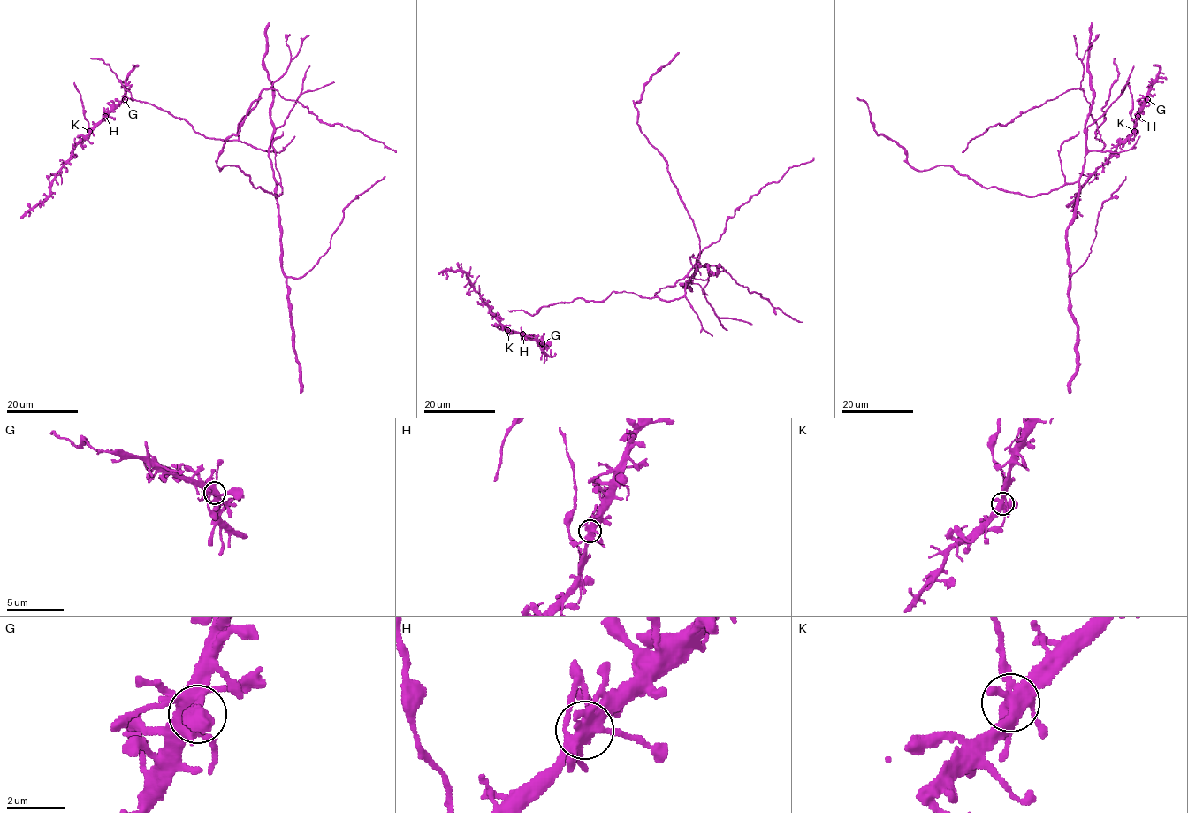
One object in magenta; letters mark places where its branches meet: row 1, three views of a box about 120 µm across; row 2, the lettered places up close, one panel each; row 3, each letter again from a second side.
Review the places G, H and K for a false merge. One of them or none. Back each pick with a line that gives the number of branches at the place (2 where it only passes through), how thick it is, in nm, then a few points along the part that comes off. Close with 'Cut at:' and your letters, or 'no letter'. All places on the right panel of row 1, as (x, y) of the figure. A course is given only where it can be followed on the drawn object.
K: Branches: 6. Thickness 480 nm. Course of the part to remove: (1134, 131), (1129, 82)
Cut at: K

